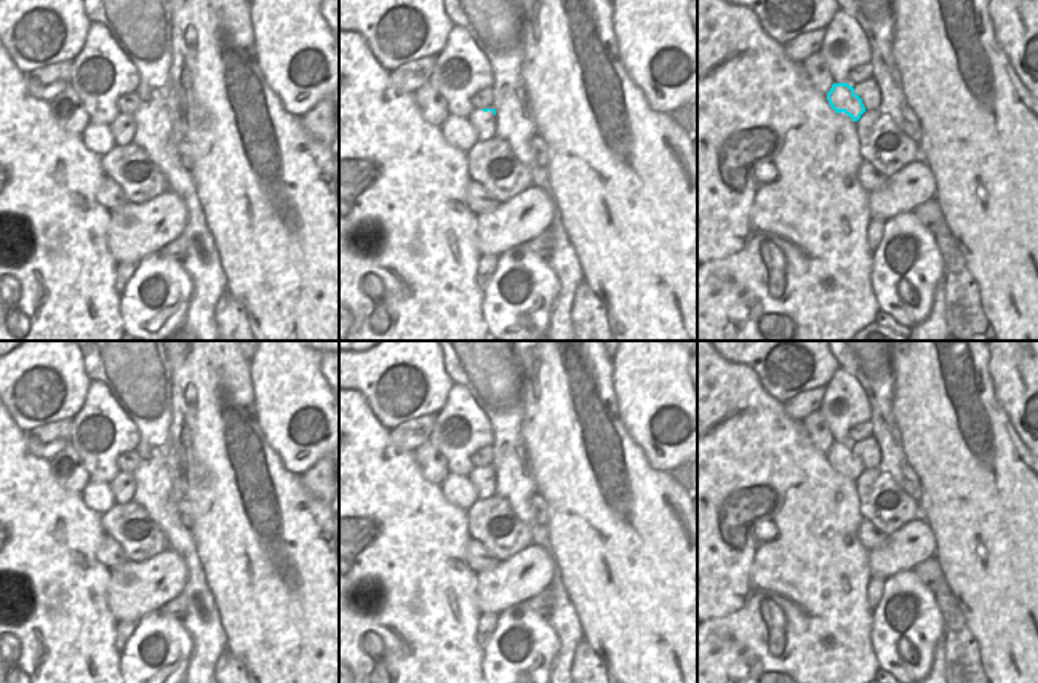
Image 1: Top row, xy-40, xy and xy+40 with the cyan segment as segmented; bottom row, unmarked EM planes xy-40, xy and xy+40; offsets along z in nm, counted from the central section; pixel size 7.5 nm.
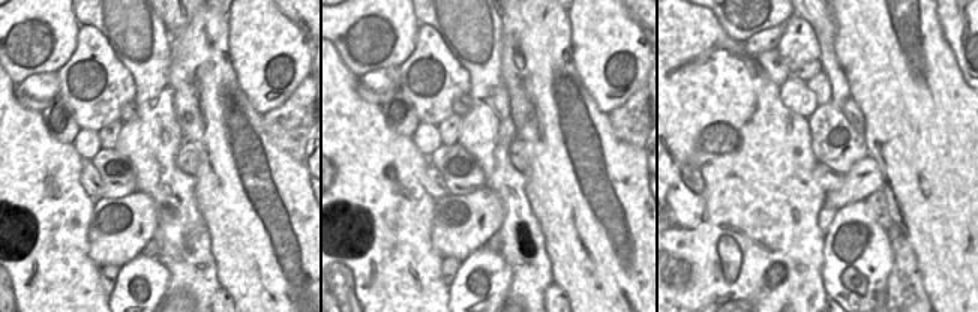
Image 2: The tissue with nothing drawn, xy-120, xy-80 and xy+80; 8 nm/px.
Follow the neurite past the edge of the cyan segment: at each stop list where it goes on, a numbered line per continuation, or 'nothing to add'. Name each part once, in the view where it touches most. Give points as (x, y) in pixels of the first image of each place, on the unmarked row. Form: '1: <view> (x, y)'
nothing to add

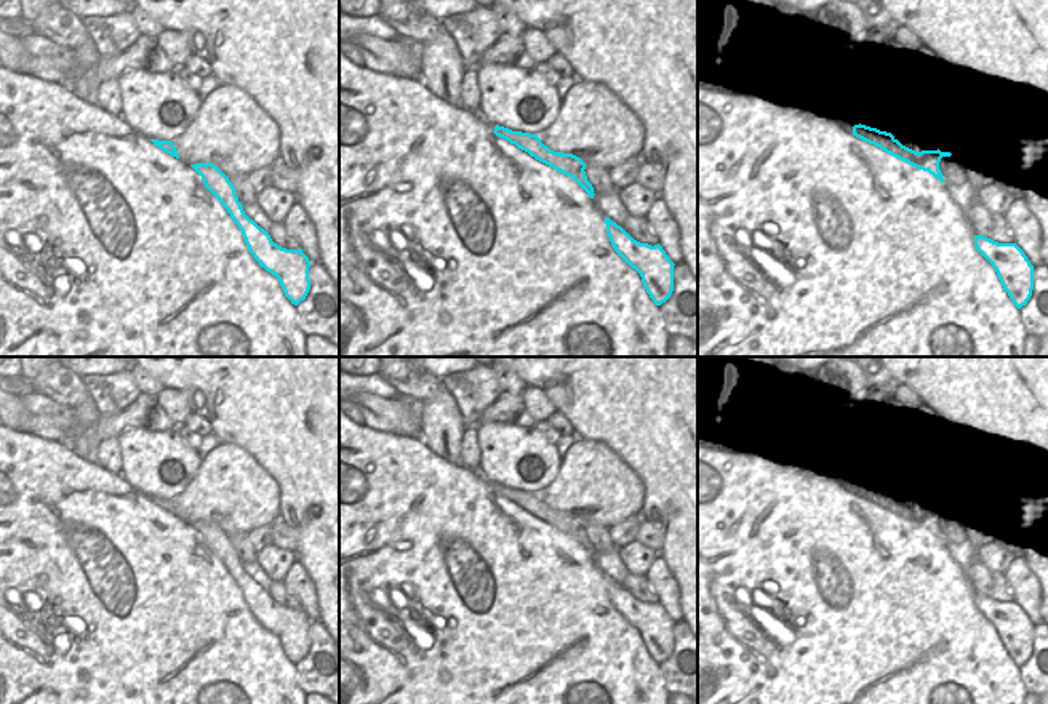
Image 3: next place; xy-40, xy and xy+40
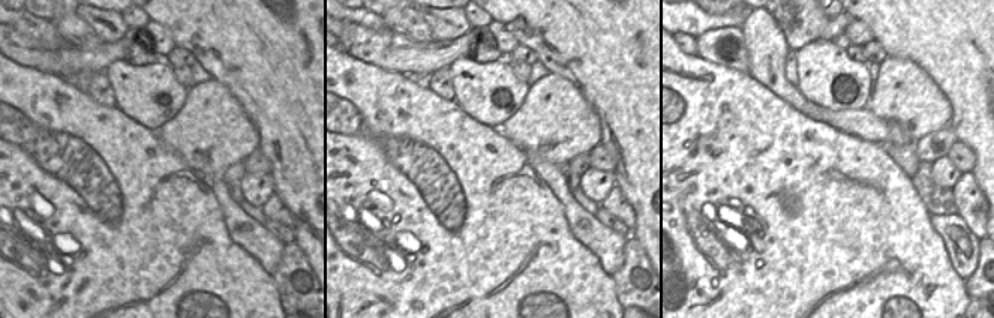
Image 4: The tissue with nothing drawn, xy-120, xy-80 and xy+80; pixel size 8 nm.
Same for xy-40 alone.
nothing to add

